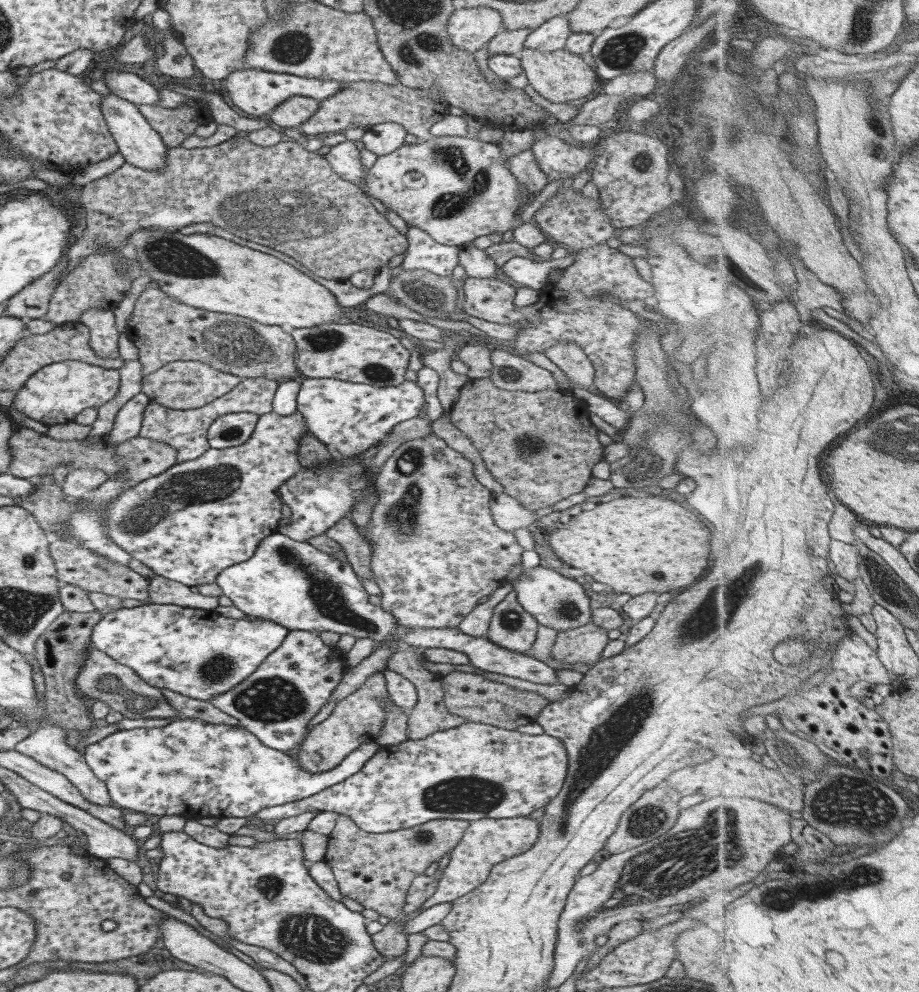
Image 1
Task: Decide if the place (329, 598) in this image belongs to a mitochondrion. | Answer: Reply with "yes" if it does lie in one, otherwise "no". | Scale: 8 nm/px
yes

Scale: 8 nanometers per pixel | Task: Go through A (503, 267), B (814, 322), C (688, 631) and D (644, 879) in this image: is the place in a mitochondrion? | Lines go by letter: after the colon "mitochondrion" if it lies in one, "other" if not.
A: other
B: other
C: mitochondrion
D: mitochondrion

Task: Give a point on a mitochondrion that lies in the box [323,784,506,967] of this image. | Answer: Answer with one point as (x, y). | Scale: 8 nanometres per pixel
(422, 839)

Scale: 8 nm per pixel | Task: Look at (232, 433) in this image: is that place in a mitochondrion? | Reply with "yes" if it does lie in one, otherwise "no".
yes

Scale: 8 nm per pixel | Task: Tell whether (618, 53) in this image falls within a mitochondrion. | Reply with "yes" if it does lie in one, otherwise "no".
yes

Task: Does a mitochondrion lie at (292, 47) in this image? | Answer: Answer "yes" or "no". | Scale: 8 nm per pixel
yes

